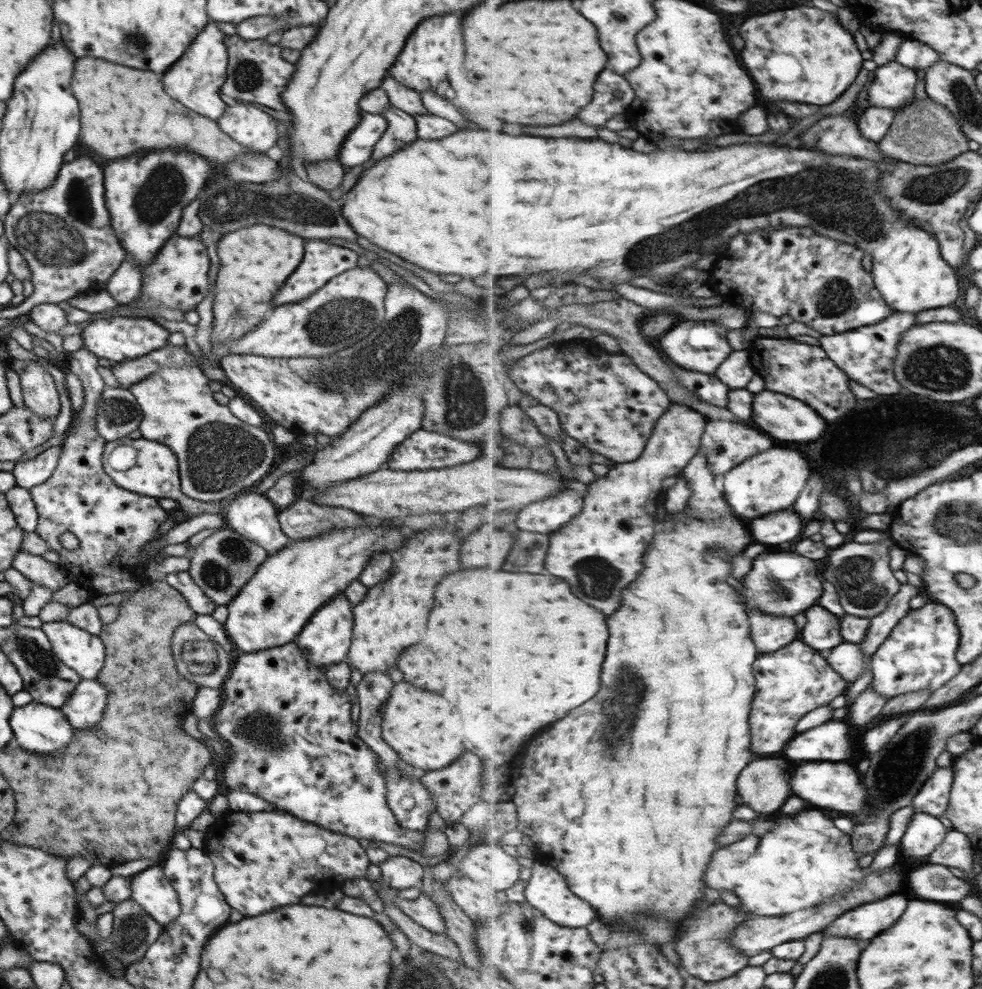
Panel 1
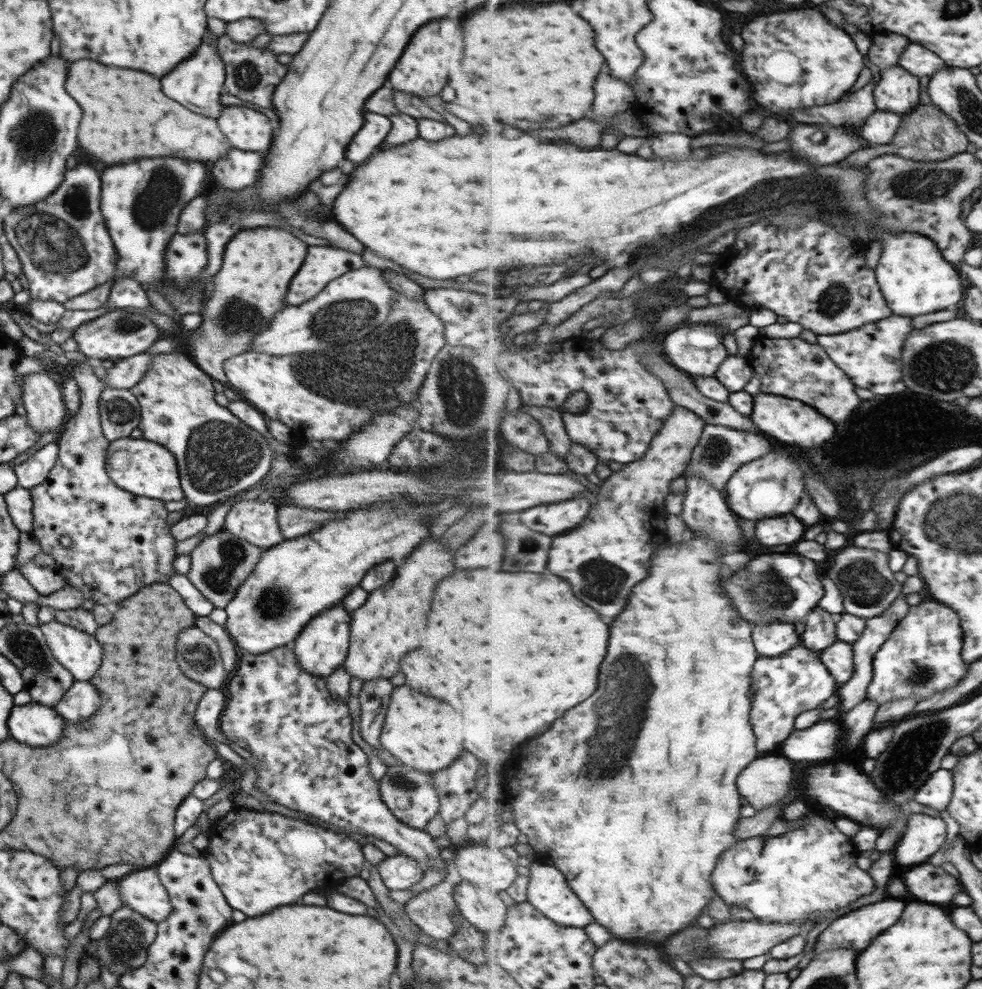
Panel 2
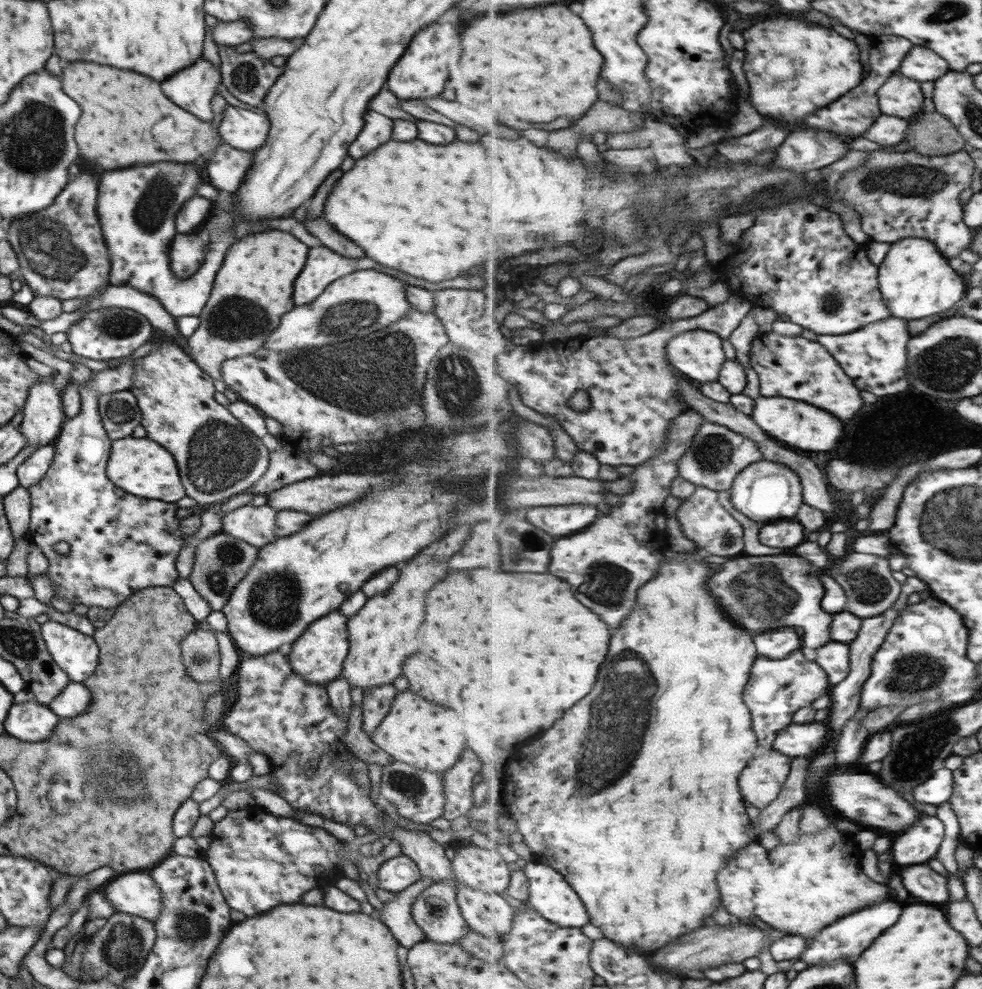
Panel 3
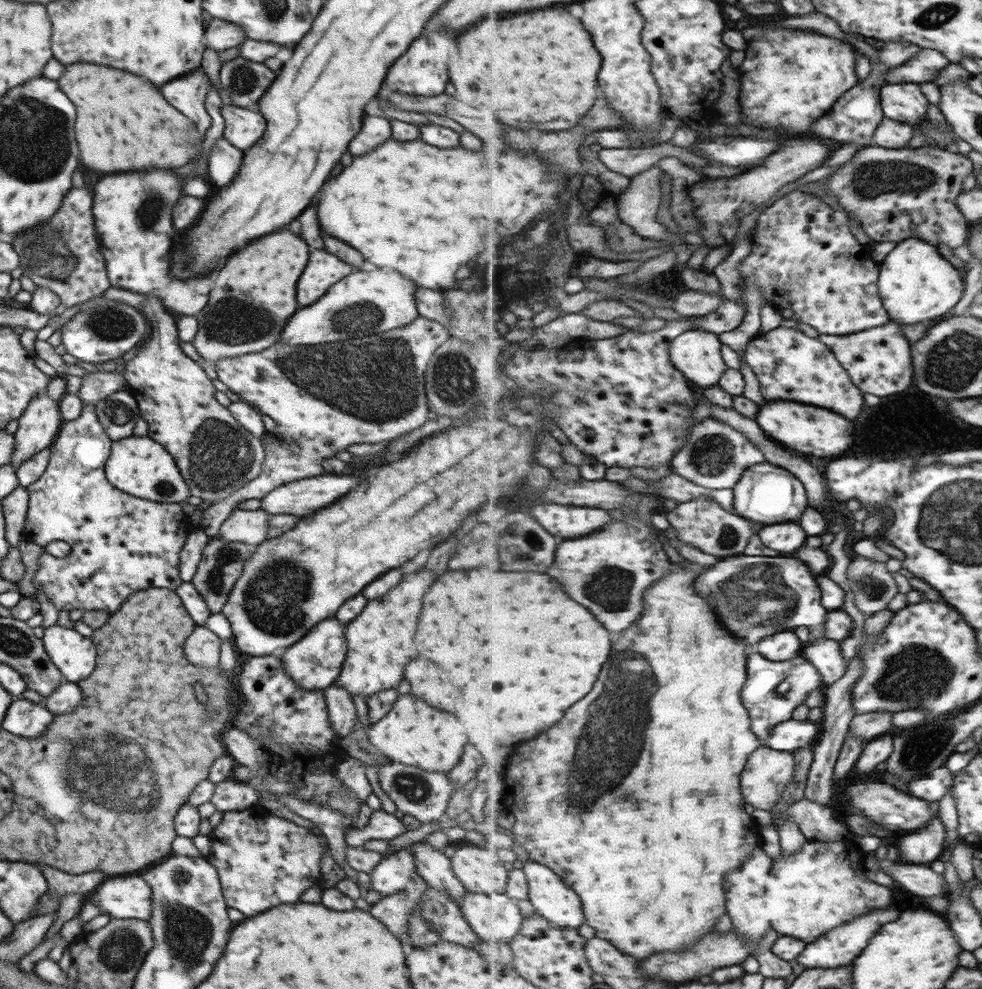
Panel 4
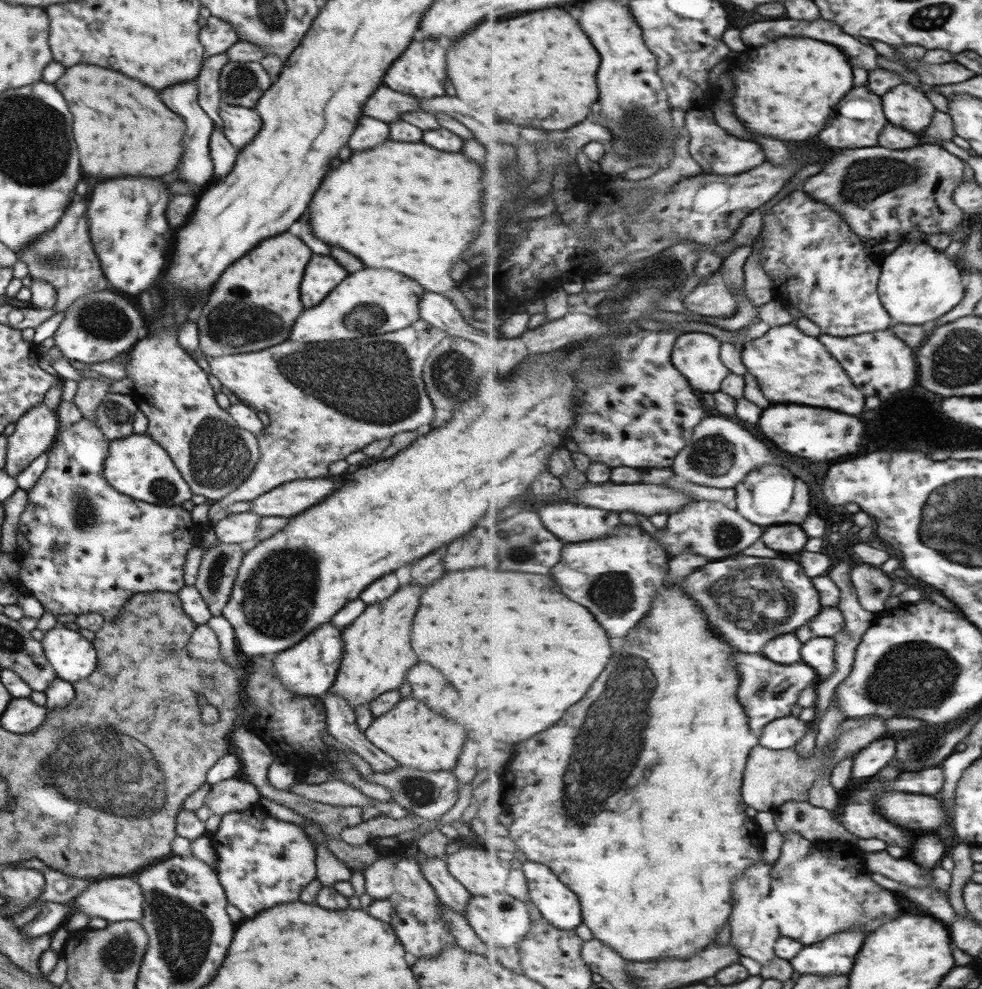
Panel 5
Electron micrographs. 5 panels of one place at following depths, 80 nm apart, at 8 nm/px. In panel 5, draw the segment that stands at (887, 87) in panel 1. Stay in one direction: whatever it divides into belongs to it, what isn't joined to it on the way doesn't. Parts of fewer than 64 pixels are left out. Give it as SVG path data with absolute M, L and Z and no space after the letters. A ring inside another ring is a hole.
M900 84L882 96L889 123L905 127L911 132L923 134L937 112L925 93L911 84Z

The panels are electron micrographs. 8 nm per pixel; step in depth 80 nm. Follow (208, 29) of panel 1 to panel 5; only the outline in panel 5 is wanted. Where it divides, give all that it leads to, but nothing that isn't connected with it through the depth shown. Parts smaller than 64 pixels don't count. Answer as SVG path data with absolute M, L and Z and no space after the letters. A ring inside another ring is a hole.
M183 82L179 86L169 86L167 90L161 90L161 102L171 110L175 112L177 116L183 118L185 122L185 134L183 134L183 156L181 156L181 162L177 164L177 174L179 174L179 180L183 182L189 182L189 184L195 184L195 186L201 186L205 184L207 180L213 178L212 164L210 156L208 155L208 140L212 133L213 124L212 120L203 112L203 109L197 102L197 85L196 82Z

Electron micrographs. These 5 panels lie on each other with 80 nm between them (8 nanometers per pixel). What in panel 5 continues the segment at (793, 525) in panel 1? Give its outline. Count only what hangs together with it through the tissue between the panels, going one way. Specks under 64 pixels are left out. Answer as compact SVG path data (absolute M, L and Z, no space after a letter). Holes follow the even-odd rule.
M771 526L763 534L763 542L783 554L801 552L807 544L809 536L803 532L801 526Z

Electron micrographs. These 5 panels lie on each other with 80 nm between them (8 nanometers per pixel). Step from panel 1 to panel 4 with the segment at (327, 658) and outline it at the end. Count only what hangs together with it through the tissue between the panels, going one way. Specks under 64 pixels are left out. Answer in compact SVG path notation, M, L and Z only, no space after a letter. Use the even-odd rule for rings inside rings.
M327 618L315 624L299 642L288 646L287 652L283 654L280 661L285 674L288 674L301 690L321 692L333 685L334 680L339 676L342 662L345 660L345 652L347 646L343 636L343 626L335 618Z

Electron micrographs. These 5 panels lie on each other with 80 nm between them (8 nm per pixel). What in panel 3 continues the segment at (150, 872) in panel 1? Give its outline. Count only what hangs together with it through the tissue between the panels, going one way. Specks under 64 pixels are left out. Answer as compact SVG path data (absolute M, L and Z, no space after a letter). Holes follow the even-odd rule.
M124 872L101 887L114 912L127 913L154 921L161 912L160 890L149 873Z

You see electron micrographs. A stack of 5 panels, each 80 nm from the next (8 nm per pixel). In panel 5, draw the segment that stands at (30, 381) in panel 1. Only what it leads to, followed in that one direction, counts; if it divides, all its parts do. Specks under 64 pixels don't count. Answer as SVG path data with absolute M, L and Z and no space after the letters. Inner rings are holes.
M42 402L33 405L14 424L13 433L6 437L7 448L3 468L12 477L16 477L42 452L47 452L59 431L56 411L47 408Z

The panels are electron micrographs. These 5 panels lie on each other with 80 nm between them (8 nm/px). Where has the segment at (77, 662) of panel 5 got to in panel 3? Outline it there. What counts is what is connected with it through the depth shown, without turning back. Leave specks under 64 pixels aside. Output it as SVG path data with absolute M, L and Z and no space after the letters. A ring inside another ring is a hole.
M50 620L40 624L39 631L49 656L71 682L81 683L92 675L98 665L98 646L92 636Z

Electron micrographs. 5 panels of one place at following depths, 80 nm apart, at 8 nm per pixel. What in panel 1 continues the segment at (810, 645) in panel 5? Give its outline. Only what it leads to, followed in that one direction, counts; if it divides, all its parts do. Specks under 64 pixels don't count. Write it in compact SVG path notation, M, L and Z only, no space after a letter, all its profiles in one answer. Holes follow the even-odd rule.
M845 641L826 654L826 659L831 663L831 666L850 683L855 682L866 671L868 660L860 644Z

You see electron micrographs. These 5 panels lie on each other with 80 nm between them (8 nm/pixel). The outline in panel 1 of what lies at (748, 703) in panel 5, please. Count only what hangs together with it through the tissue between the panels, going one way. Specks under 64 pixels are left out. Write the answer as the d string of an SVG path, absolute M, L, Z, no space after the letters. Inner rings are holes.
M801 638L775 652L760 654L754 664L758 693L751 712L755 754L763 758L763 754L781 752L795 736L795 726L805 715L821 706L831 705L835 698L846 695L851 683L831 666L826 657L826 653L809 646Z

